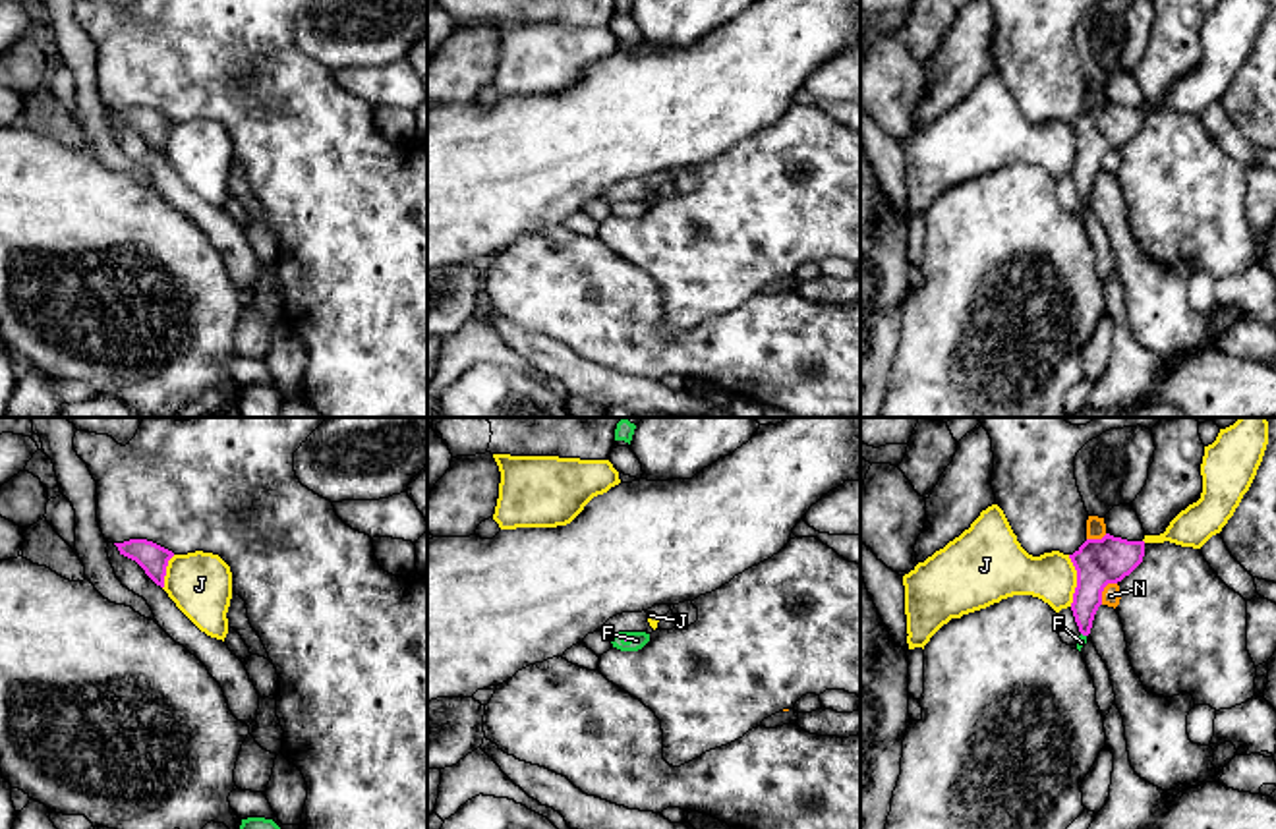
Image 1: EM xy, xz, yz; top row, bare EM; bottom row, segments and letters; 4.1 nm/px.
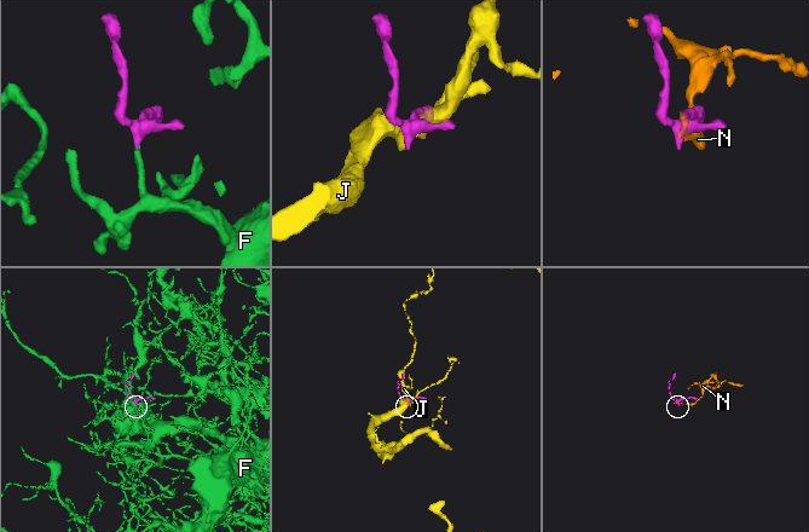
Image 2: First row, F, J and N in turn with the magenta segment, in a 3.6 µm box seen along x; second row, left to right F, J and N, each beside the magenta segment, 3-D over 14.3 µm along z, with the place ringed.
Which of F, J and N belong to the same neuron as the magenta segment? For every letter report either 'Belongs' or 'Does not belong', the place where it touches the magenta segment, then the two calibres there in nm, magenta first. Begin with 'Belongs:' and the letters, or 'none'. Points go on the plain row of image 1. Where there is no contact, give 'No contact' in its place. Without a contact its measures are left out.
Belongs: F
F: Belongs. Touches magenta at yz (1083, 201). Thickness 140 nm (magenta) against 40 nm
J: Does not belong. Touches magenta at yz (1077, 147). Thickness 190 nm (magenta) against 200 nm
N: Does not belong. Touches magenta at yz (1102, 157). Thickness 190 nm (magenta) against 80 nm

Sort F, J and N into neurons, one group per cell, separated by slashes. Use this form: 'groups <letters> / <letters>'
groups F / J / N

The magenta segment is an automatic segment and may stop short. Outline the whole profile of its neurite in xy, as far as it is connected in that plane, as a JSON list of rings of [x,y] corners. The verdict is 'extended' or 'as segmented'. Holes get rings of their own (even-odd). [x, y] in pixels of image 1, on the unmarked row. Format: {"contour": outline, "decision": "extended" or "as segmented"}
{"contour": [[[130,106],[114,112],[120,122],[135,128],[157,153],[164,155],[166,133],[174,124],[172,118],[147,106]]], "decision": "as segmented"}

